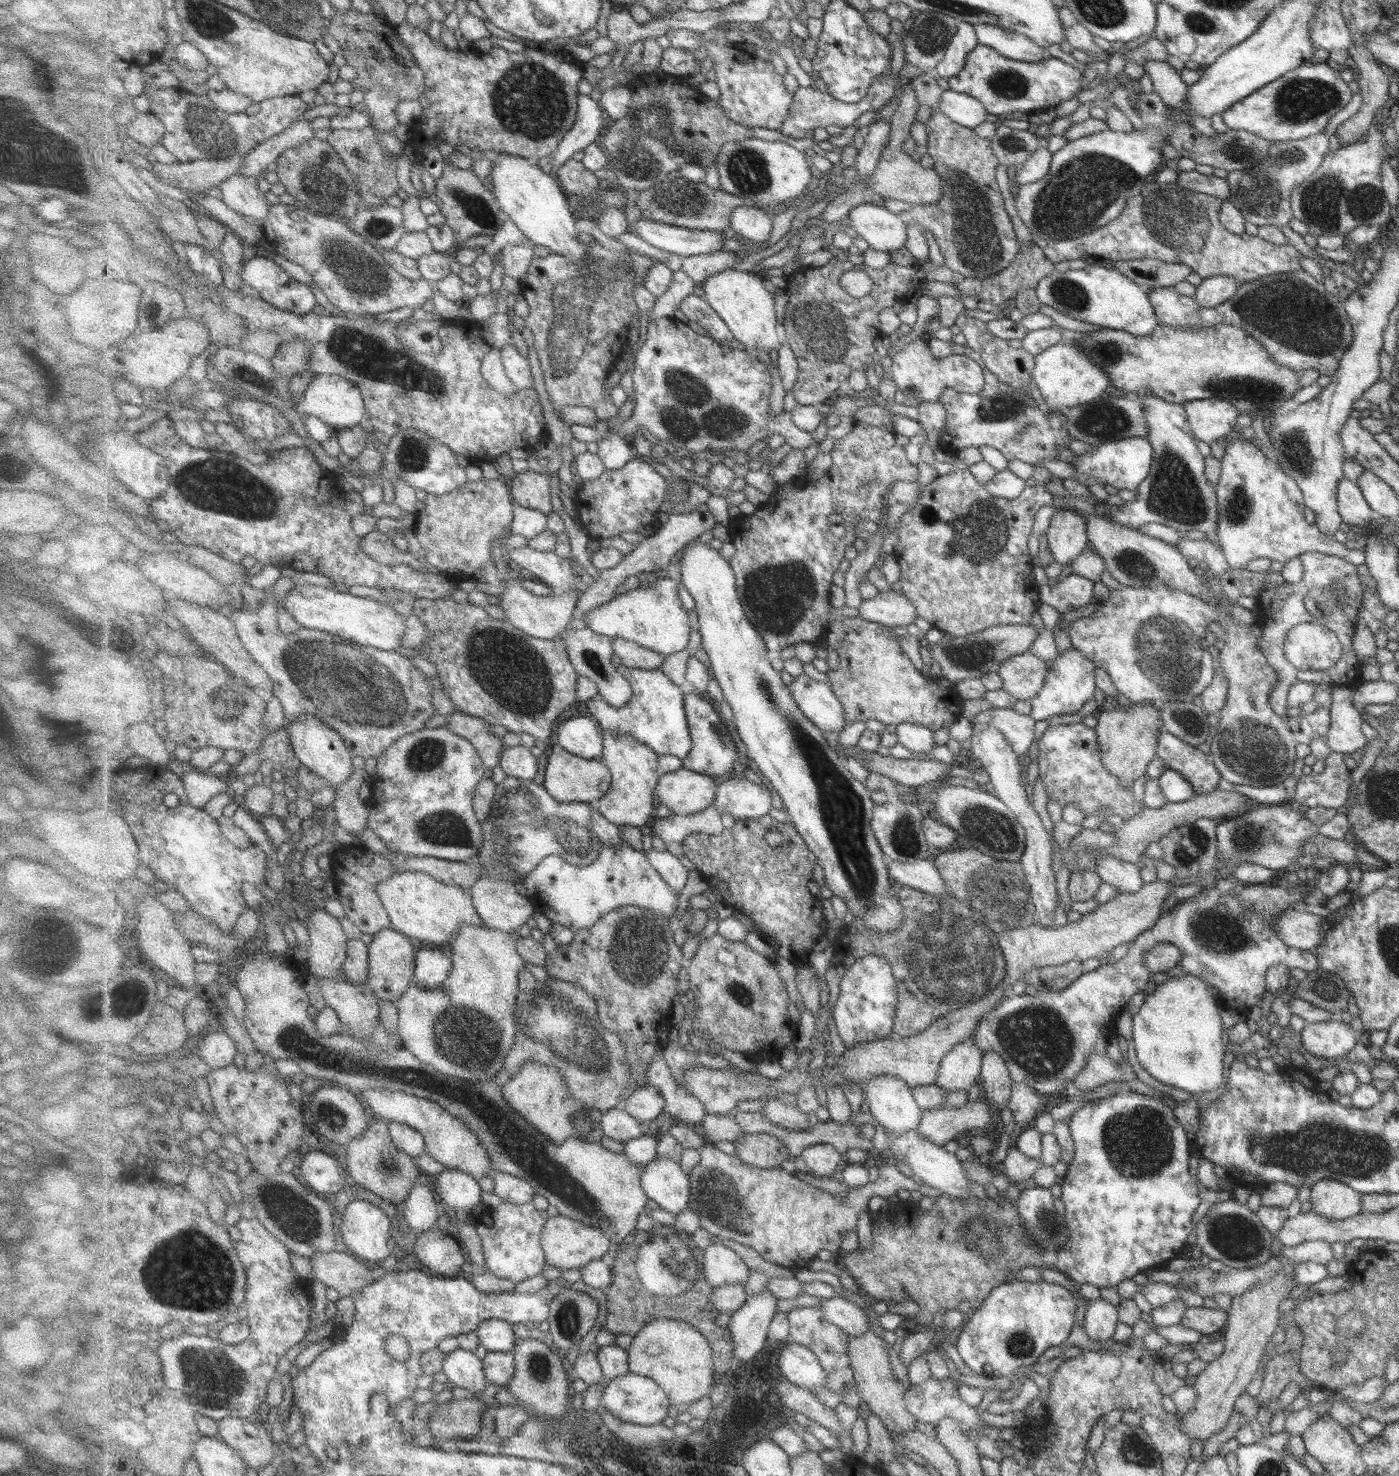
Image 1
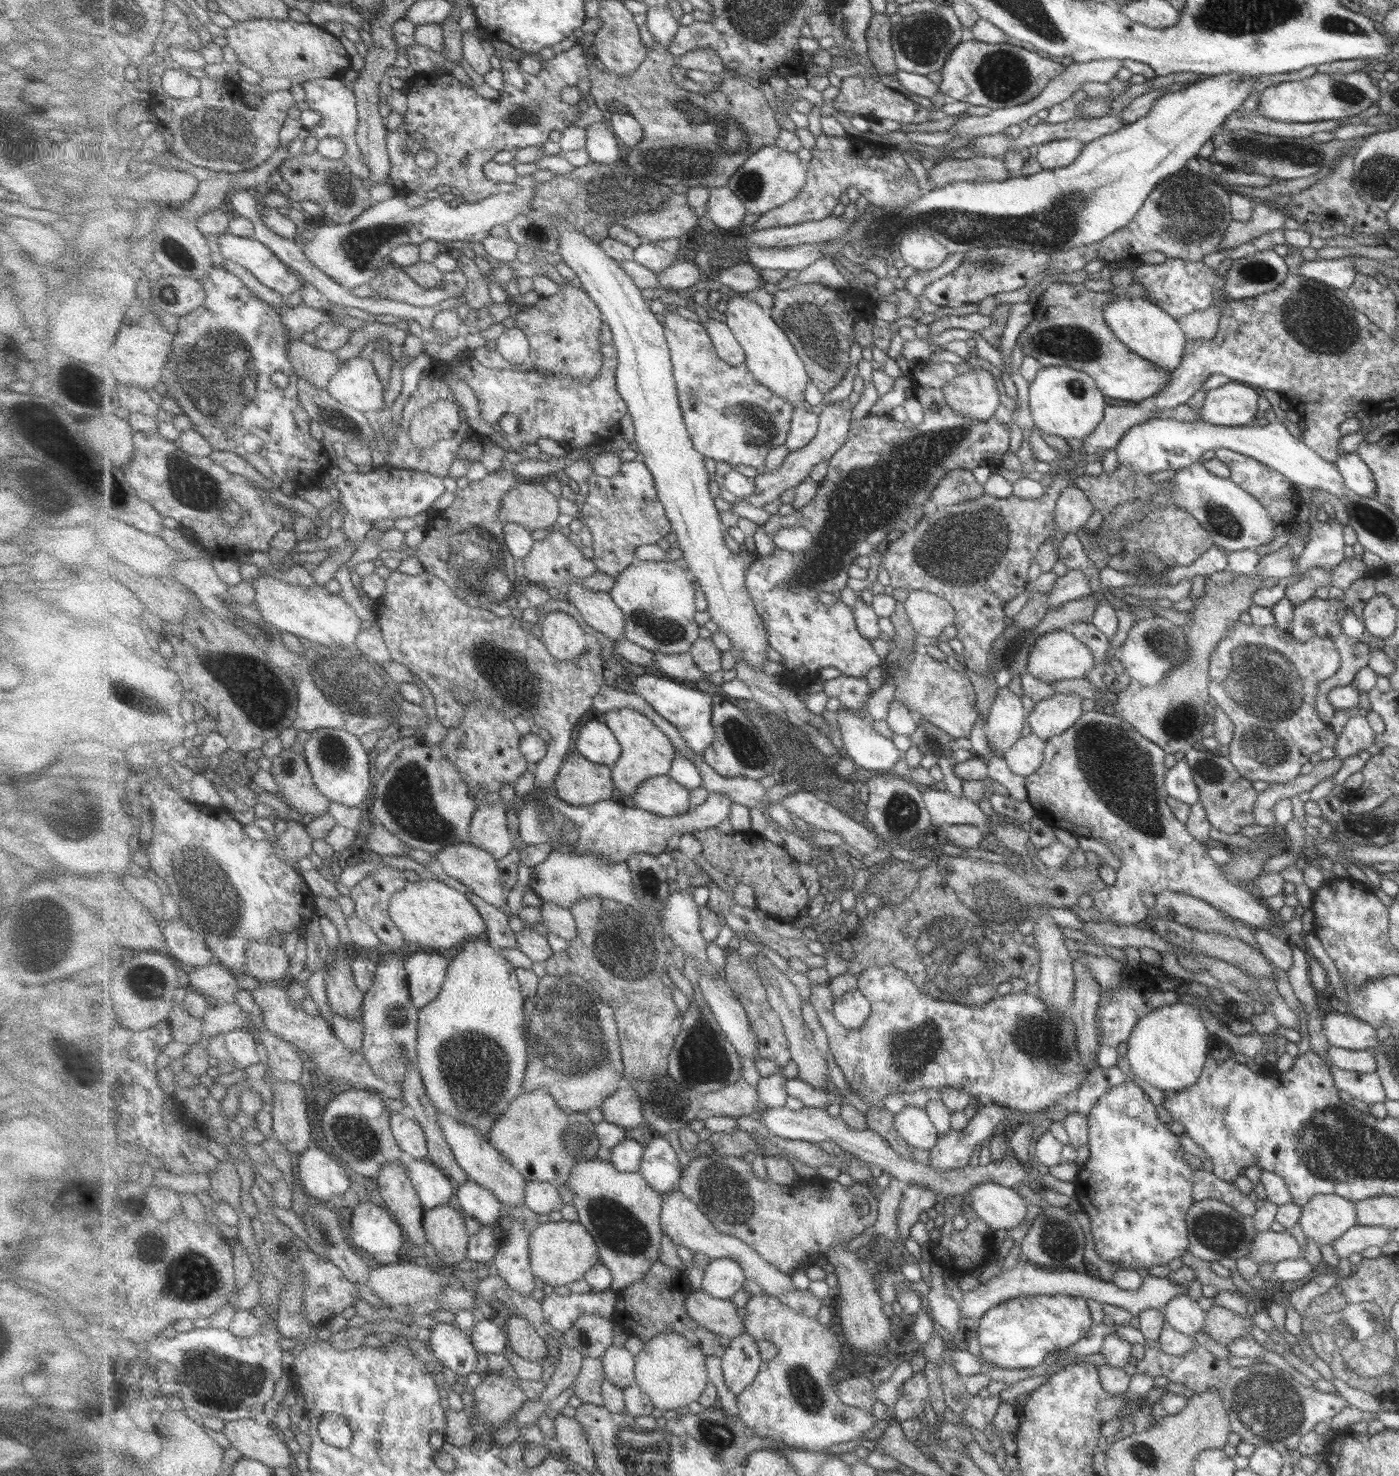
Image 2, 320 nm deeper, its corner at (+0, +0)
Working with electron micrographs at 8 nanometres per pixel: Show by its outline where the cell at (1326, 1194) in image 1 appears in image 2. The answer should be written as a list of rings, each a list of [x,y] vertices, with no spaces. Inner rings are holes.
[[[1316,1194],[1300,1207],[1298,1223],[1303,1236],[1321,1246],[1335,1242],[1348,1228],[1355,1225],[1354,1218],[1354,1203],[1335,1194]]]

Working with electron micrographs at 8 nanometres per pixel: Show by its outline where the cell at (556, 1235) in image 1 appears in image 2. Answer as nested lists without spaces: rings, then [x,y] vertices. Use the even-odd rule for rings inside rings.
[[[546,1222],[536,1226],[530,1234],[530,1257],[532,1270],[544,1284],[565,1291],[572,1282],[584,1278],[585,1273],[601,1262],[598,1243],[594,1235],[581,1222]]]

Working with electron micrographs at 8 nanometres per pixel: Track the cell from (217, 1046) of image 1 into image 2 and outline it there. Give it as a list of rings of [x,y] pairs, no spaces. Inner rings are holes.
[[[235,1029],[224,1033],[223,1038],[225,1047],[237,1068],[259,1062],[259,1052],[257,1052],[259,1040],[250,1029]]]

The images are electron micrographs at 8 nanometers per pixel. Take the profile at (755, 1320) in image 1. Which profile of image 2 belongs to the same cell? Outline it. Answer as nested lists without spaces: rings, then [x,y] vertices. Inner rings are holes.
[[[747,1332],[731,1340],[721,1360],[724,1381],[727,1388],[736,1396],[754,1384],[764,1364],[758,1341]]]

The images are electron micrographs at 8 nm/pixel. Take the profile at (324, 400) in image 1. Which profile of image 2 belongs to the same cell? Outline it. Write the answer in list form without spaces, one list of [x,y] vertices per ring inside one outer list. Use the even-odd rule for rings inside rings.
[[[361,358],[346,360],[326,391],[343,406],[359,412],[380,411],[385,404],[385,386],[371,362]]]

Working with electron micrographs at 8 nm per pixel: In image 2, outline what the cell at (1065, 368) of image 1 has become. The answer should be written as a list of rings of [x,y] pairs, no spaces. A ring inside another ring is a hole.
[[[1067,366],[1041,367],[1029,383],[1029,415],[1033,428],[1066,440],[1083,440],[1101,421],[1105,400],[1089,376]]]

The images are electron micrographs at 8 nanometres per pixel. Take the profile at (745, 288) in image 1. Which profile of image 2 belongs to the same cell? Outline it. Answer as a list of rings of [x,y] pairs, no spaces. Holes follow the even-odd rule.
[[[744,294],[726,297],[726,299],[727,311],[724,313],[726,324],[746,352],[747,369],[759,383],[771,390],[771,393],[787,399],[787,403],[791,403],[795,409],[802,409],[806,403],[805,390],[809,384],[809,374],[805,370],[803,360],[797,356],[795,346],[787,338],[786,332],[775,322],[770,312],[754,301],[748,300]]]

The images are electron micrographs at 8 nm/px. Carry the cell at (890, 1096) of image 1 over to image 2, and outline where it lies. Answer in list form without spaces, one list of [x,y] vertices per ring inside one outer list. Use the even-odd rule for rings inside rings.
[[[909,1107],[901,1114],[895,1114],[898,1133],[917,1150],[934,1148],[940,1132],[925,1109]]]

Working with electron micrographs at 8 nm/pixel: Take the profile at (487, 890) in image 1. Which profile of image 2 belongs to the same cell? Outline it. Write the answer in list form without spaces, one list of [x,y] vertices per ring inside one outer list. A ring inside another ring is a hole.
[[[463,842],[445,846],[435,858],[448,876],[459,880],[477,897],[499,908],[506,904],[507,893],[499,880],[497,860],[489,852]]]

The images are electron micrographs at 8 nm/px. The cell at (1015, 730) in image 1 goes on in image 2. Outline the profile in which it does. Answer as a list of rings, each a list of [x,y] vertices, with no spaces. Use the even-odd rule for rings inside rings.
[[[1029,733],[1020,737],[1003,752],[1008,769],[1016,775],[1027,777],[1042,764],[1045,741]]]

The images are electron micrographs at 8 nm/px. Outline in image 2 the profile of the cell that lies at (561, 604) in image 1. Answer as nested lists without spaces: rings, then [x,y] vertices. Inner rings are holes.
[[[551,611],[541,619],[542,639],[551,656],[565,662],[578,660],[588,652],[589,644],[585,640],[585,630],[576,620],[576,614],[564,611]]]

